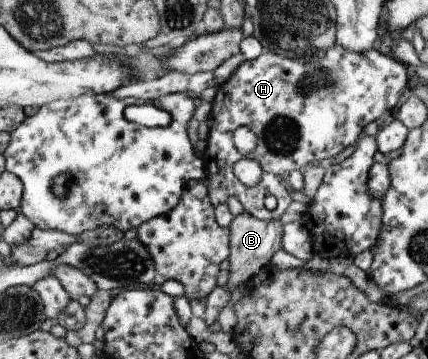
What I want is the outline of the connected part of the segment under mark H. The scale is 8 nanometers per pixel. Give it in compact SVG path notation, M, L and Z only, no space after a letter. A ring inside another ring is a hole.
M334 43L331 44L322 55L322 58L318 60L318 62L310 62L303 61L297 58L288 58L287 56L282 56L277 52L266 51L263 50L261 55L252 60L245 60L240 63L240 65L235 69L234 72L230 75L228 80L224 81L220 86L218 86L217 93L212 103L212 111L210 112L208 124L209 124L209 133L208 138L206 139L206 148L204 149L204 160L206 167L207 178L211 180L211 185L209 186L209 194L211 196L211 200L214 203L215 208L222 203L228 202L228 198L230 196L237 196L239 202L244 206L244 210L254 215L256 218L262 220L276 220L282 218L282 215L288 210L288 206L290 206L290 202L294 202L294 199L290 196L291 190L286 185L286 176L290 174L290 170L294 170L294 168L303 168L304 164L311 164L311 162L318 162L318 160L322 160L322 158L333 157L335 154L338 154L341 150L344 150L346 146L350 146L356 142L356 138L358 138L362 134L362 128L368 124L368 122L372 122L376 120L381 114L385 114L387 110L392 110L394 106L396 106L396 102L398 102L398 98L400 98L400 94L404 88L407 87L406 84L406 69L405 66L396 59L390 58L390 56L382 55L377 49L370 49L361 52L360 54L346 50L341 44ZM240 126L250 126L250 128L254 128L254 132L258 134L258 148L254 150L254 152L250 152L250 156L248 158L254 159L258 161L264 170L264 182L258 184L258 186L251 187L246 186L240 178L237 178L234 165L245 159L247 156L244 154L240 154L238 148L234 144L234 132L240 128ZM268 196L274 196L277 200L277 206L273 210L268 210L266 208L266 198Z

